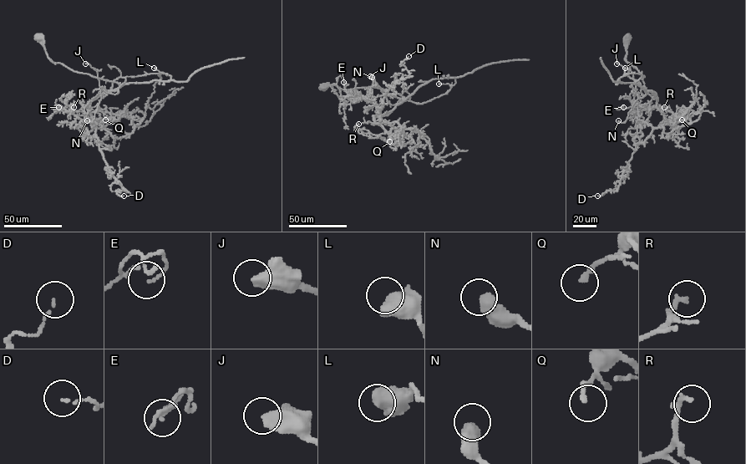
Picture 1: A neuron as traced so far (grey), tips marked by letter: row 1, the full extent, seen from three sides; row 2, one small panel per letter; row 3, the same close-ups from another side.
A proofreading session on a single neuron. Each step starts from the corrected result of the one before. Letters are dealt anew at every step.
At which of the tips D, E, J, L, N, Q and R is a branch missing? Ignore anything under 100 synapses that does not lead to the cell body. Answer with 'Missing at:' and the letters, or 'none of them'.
Missing at: none of them

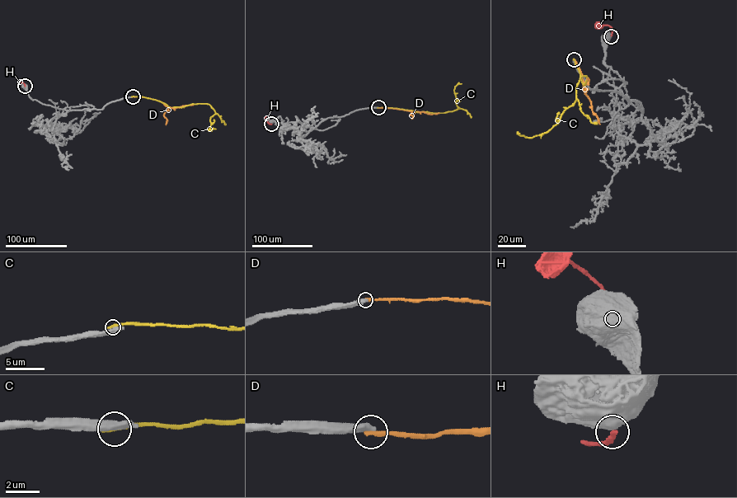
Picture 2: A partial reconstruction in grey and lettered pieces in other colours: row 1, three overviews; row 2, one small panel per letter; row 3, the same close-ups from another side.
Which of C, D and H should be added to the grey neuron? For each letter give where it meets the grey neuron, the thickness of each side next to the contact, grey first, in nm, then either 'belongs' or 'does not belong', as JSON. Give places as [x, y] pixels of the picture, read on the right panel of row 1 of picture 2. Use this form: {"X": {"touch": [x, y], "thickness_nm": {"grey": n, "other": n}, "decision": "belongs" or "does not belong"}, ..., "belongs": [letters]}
{"C": {"touch": [574, 59], "thickness_nm": {"grey": 440, "other": 300}, "decision": "does not belong"}, "D": {"touch": [574, 59], "thickness_nm": {"grey": 440, "other": 320}, "decision": "does not belong"}, "H": {"touch": [611, 36], "thickness_nm": {"grey": 850, "other": 280}, "decision": "does not belong"}, "belongs": []}

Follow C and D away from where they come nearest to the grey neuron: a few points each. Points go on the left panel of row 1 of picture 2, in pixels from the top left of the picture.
C: (132, 96), (155, 99), (171, 108), (208, 104), (215, 114), (211, 117), (208, 130), (216, 129)
D: (133, 96), (155, 99), (174, 108), (193, 105)

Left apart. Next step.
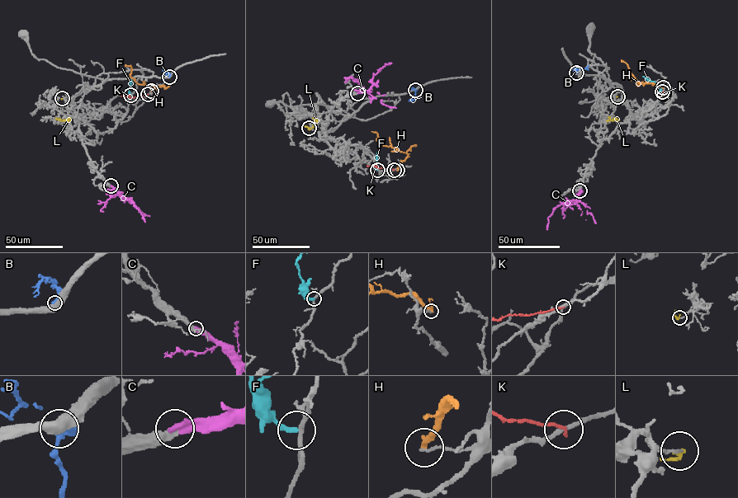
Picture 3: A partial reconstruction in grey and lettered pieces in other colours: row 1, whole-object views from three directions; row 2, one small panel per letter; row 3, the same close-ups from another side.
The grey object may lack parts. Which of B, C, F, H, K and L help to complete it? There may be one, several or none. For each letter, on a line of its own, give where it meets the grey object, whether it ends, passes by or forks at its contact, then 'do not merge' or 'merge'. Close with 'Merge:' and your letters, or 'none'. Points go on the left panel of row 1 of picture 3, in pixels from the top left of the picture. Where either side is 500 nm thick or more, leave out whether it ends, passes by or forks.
B: (169, 77) | do not merge
C: (111, 185) | it ends | merge
F: (130, 95) | it ends | do not merge
H: (151, 91) | it passes by | do not merge
K: (148, 94) | it ends | do not merge
L: (62, 98) | it ends | do not merge
Merge: C

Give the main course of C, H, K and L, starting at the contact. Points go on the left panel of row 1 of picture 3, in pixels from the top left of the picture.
C: (111, 185), (120, 196), (133, 201), (145, 222)
H: (150, 91), (162, 86), (155, 88), (137, 83), (130, 76), (131, 66), (125, 66)
K: (148, 94), (131, 97), (120, 95)
L: (62, 98), (59, 119), (70, 120), (66, 121)

